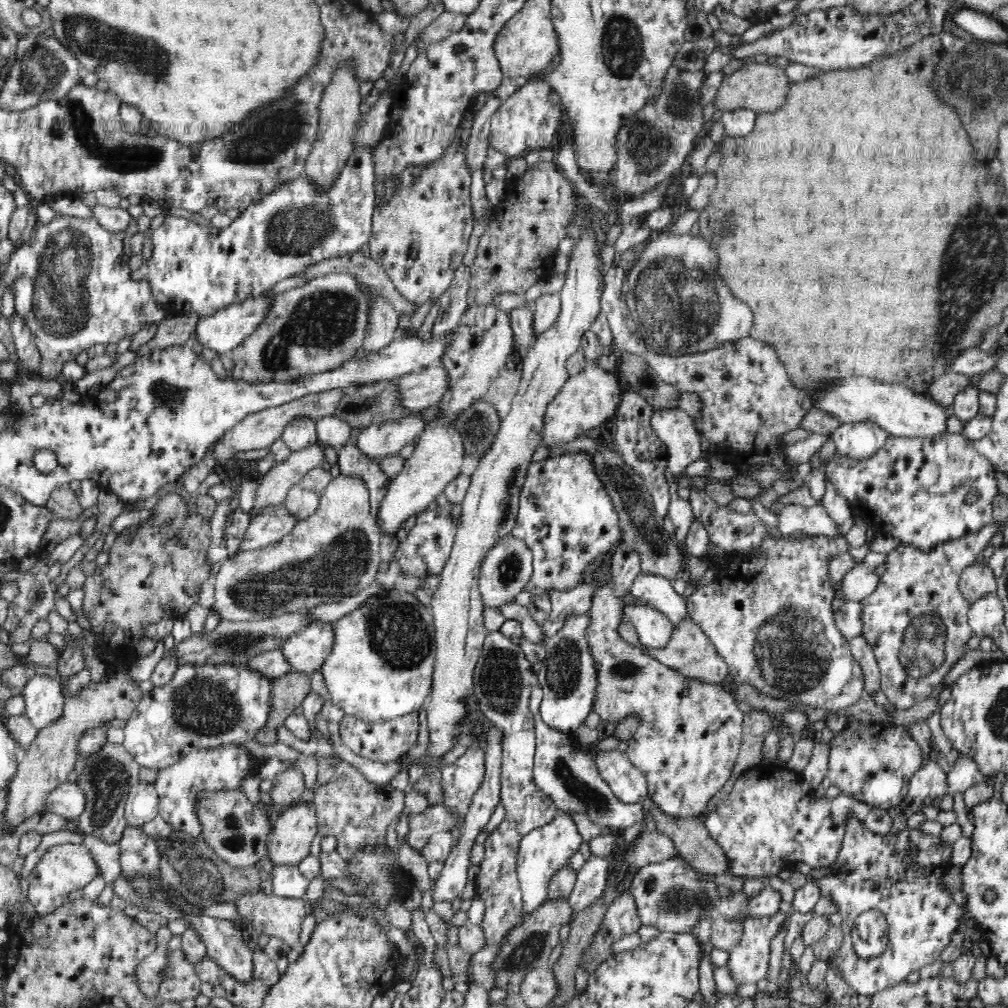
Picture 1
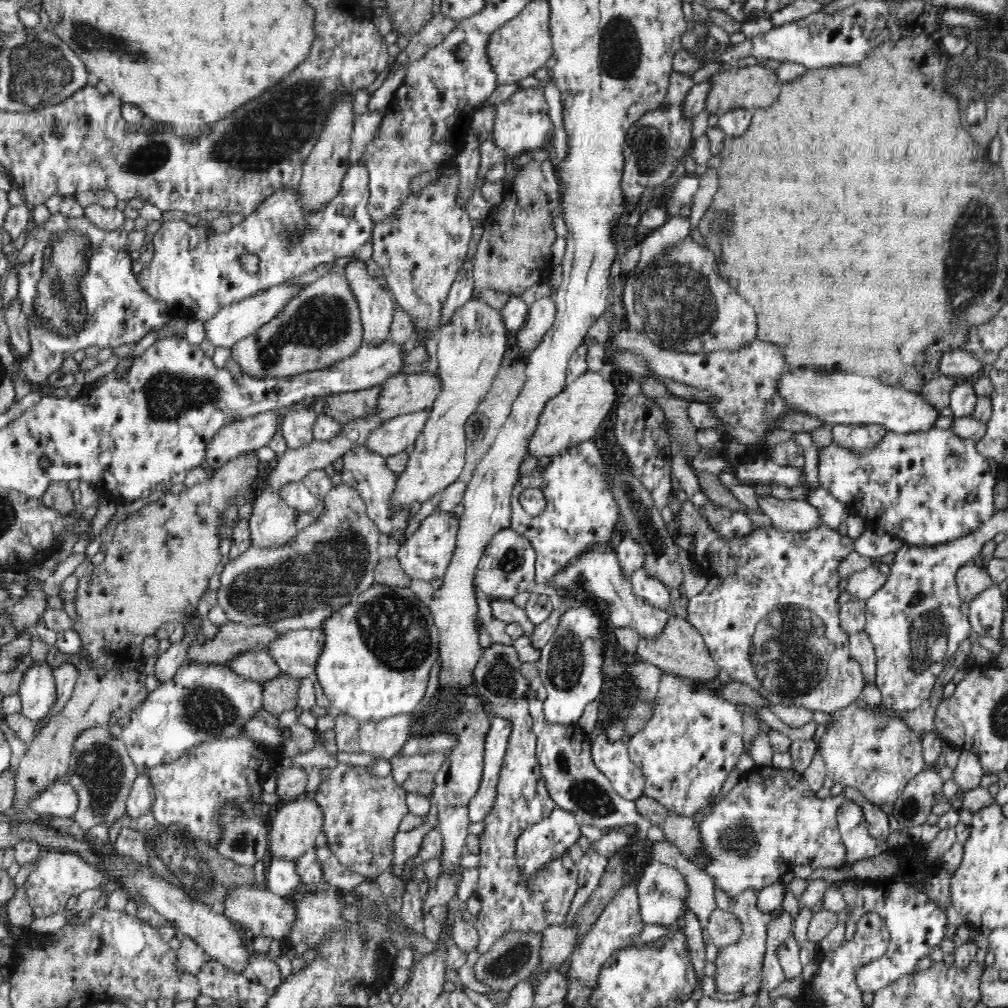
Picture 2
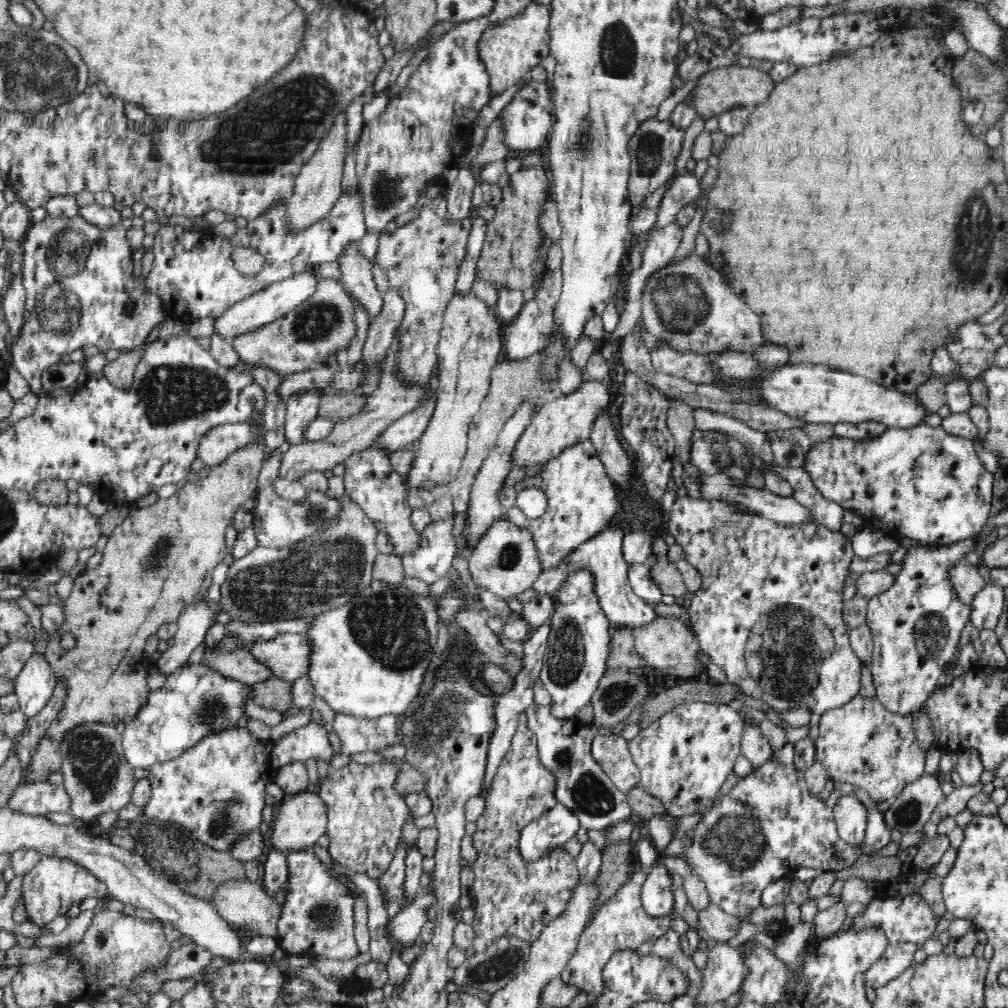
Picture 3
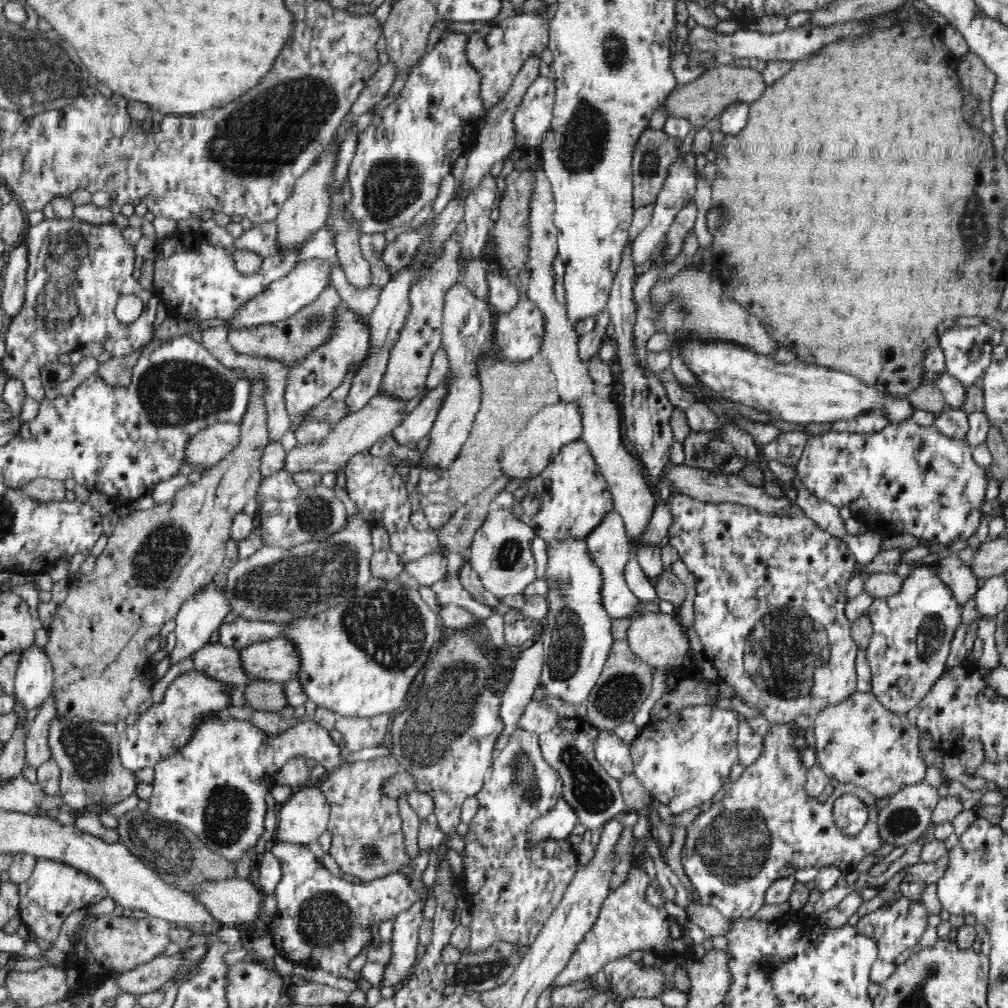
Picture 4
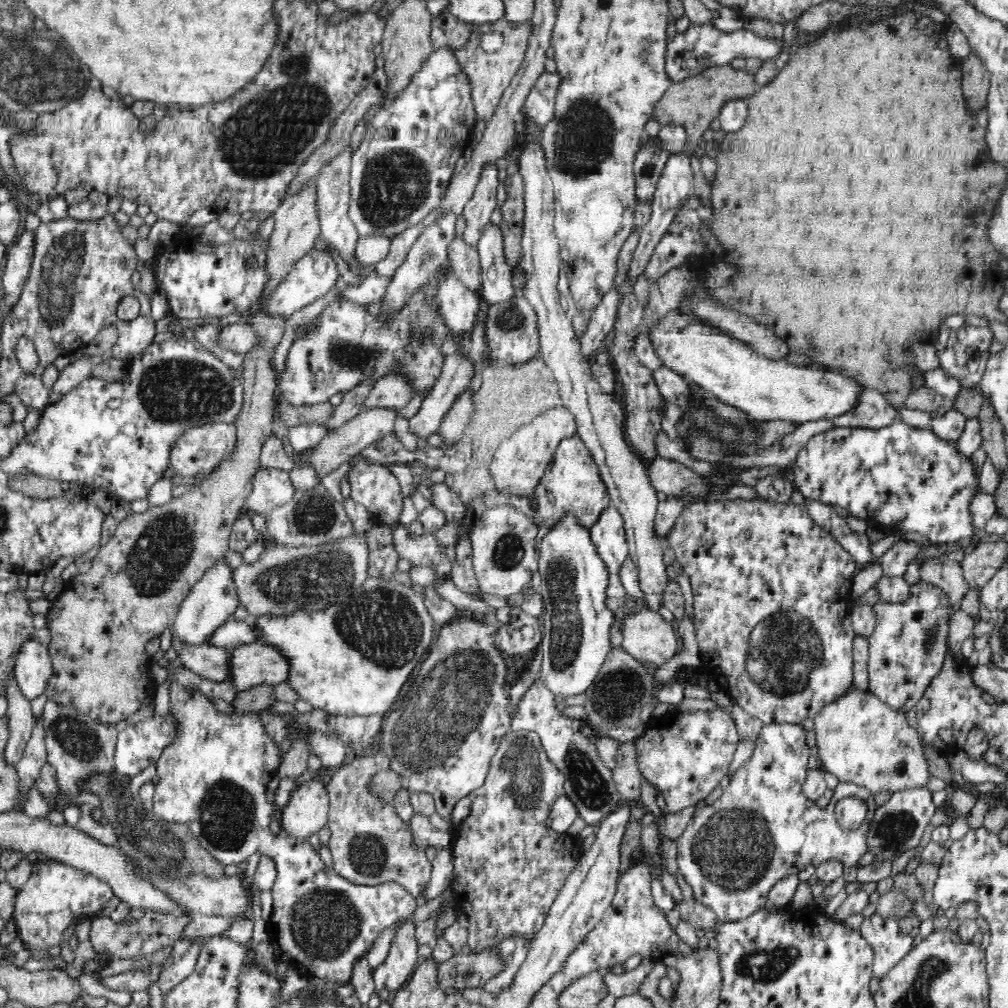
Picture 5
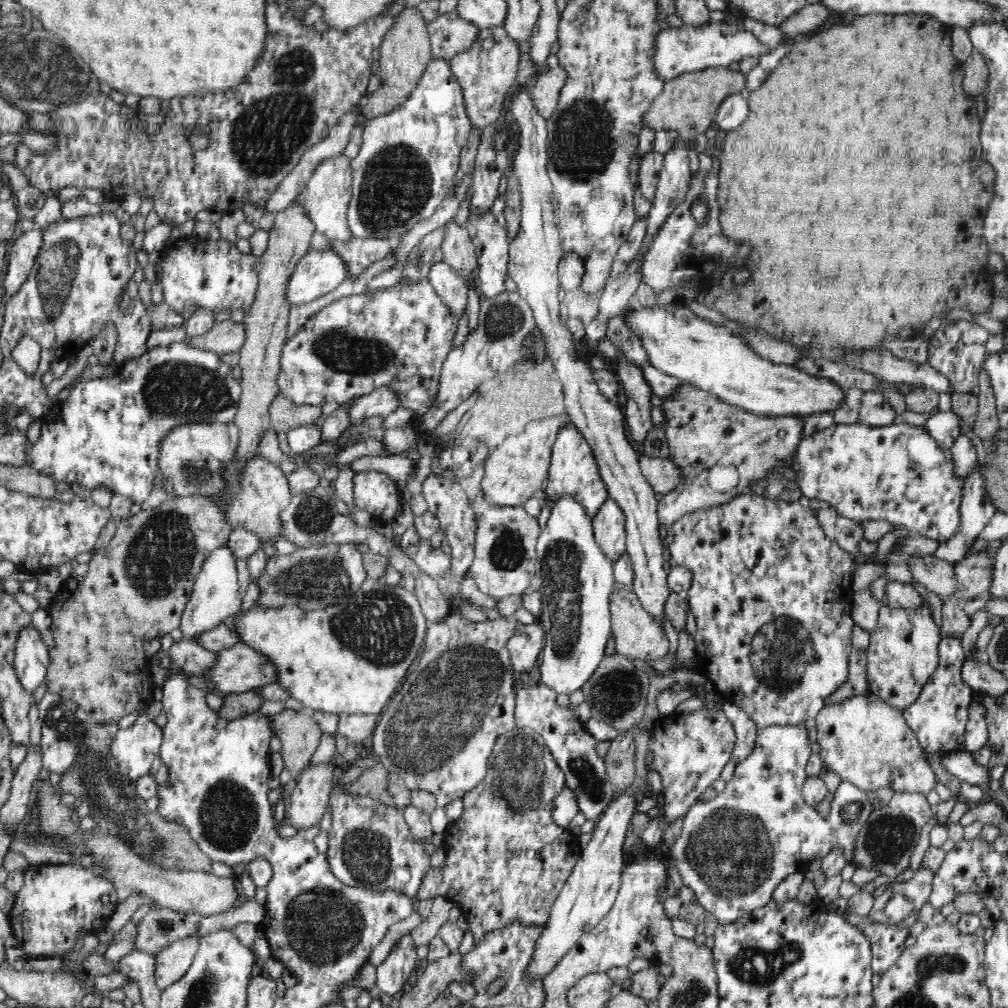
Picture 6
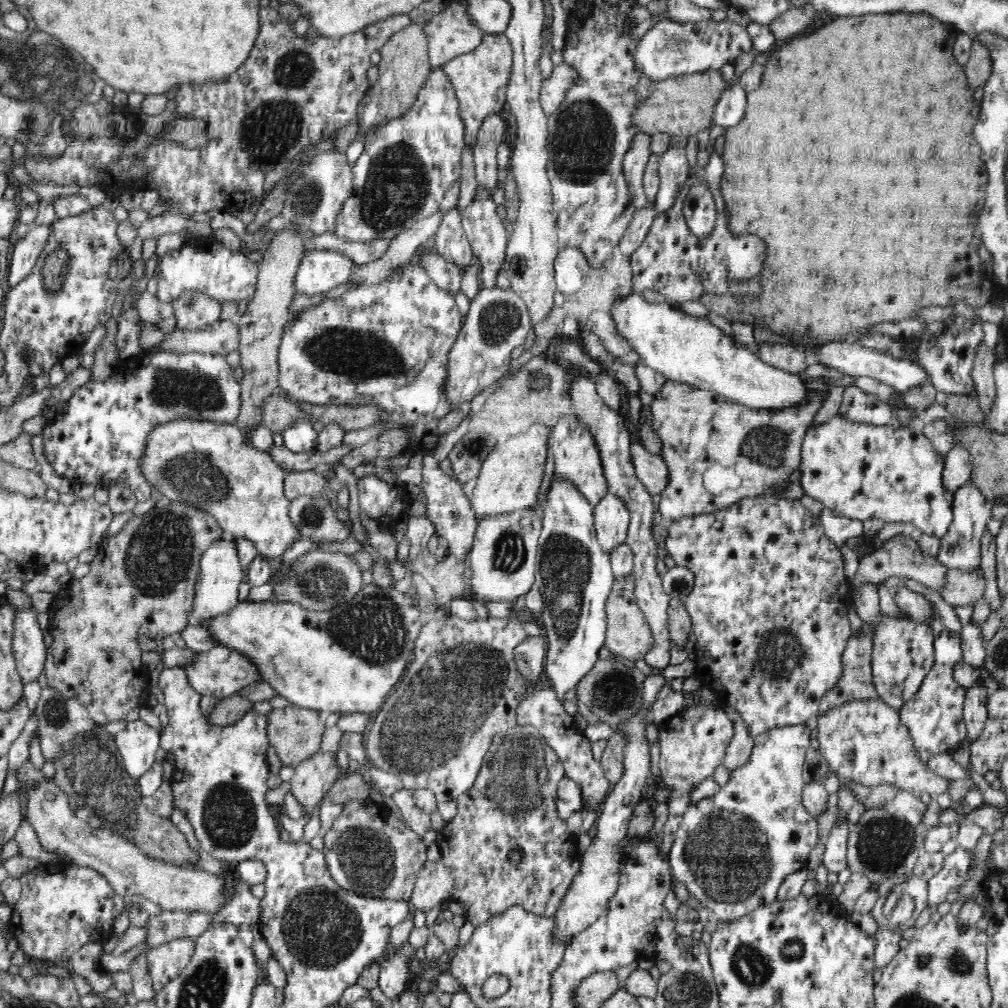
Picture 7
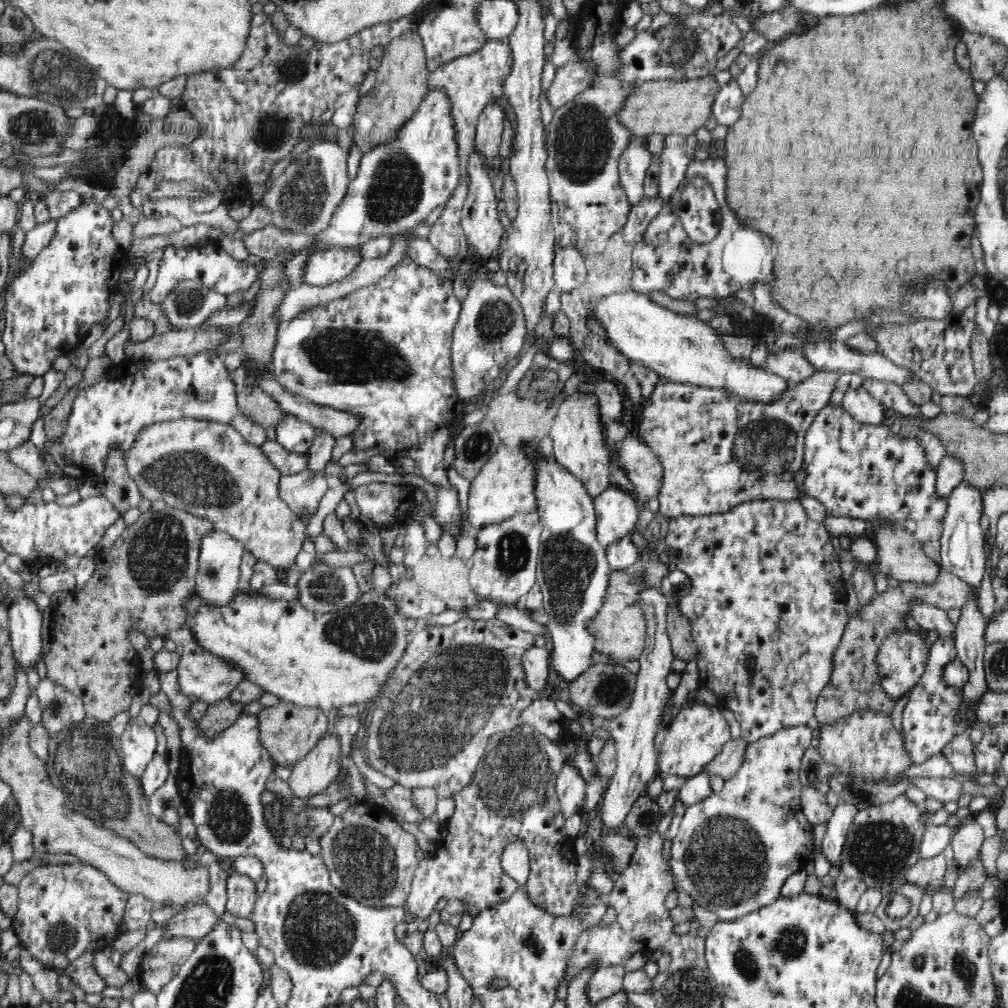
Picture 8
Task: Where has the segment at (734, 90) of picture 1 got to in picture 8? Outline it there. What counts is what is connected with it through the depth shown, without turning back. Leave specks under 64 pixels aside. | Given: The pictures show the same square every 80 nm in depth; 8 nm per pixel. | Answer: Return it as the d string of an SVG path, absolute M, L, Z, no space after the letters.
M708 74L700 79L689 79L684 82L649 81L637 84L634 92L626 98L618 112L618 118L634 136L648 136L668 134L687 137L695 134L700 126L711 117L711 106L716 93L715 76Z

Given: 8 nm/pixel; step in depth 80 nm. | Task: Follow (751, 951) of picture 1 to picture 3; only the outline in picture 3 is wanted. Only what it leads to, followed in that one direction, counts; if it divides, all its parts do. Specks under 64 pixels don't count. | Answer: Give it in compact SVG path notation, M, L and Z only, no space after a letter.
M718 943L708 953L708 967L703 973L703 986L698 990L695 1005L724 1001L740 993L747 980L749 966L743 948Z

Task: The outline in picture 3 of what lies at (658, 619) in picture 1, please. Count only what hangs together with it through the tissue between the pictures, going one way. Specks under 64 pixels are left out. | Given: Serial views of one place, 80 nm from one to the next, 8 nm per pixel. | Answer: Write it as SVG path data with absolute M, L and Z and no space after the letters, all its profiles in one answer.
M618 515L614 516L610 528L606 528L599 536L590 538L582 546L578 546L575 553L568 558L568 564L561 563L556 569L540 574L536 582L532 584L532 588L536 592L548 593L554 596L568 582L570 575L574 575L579 571L588 571L593 578L593 593L596 594L600 608L604 611L609 622L609 628L612 631L615 631L616 628L622 628L622 626L631 627L632 629L648 628L661 616L654 610L653 605L636 596L632 590L628 578L629 567L622 559L621 542L626 531L616 522L620 522Z

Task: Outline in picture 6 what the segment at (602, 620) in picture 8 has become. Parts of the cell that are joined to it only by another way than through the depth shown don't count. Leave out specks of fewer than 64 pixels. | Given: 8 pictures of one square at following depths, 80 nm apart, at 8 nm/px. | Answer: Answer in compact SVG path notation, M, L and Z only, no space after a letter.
M615 582L610 596L611 636L614 639L615 652L631 660L656 660L663 658L668 651L669 642L664 630L653 617L646 612L634 594L632 586Z

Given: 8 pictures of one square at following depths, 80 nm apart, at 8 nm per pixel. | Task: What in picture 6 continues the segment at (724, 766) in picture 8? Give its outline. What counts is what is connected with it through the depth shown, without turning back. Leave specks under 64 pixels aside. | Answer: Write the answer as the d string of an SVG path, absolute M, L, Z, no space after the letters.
M730 703L722 704L722 710L733 722L733 729L736 733L736 742L732 748L731 758L736 764L742 762L752 752L756 742L756 725L748 715L738 706Z

